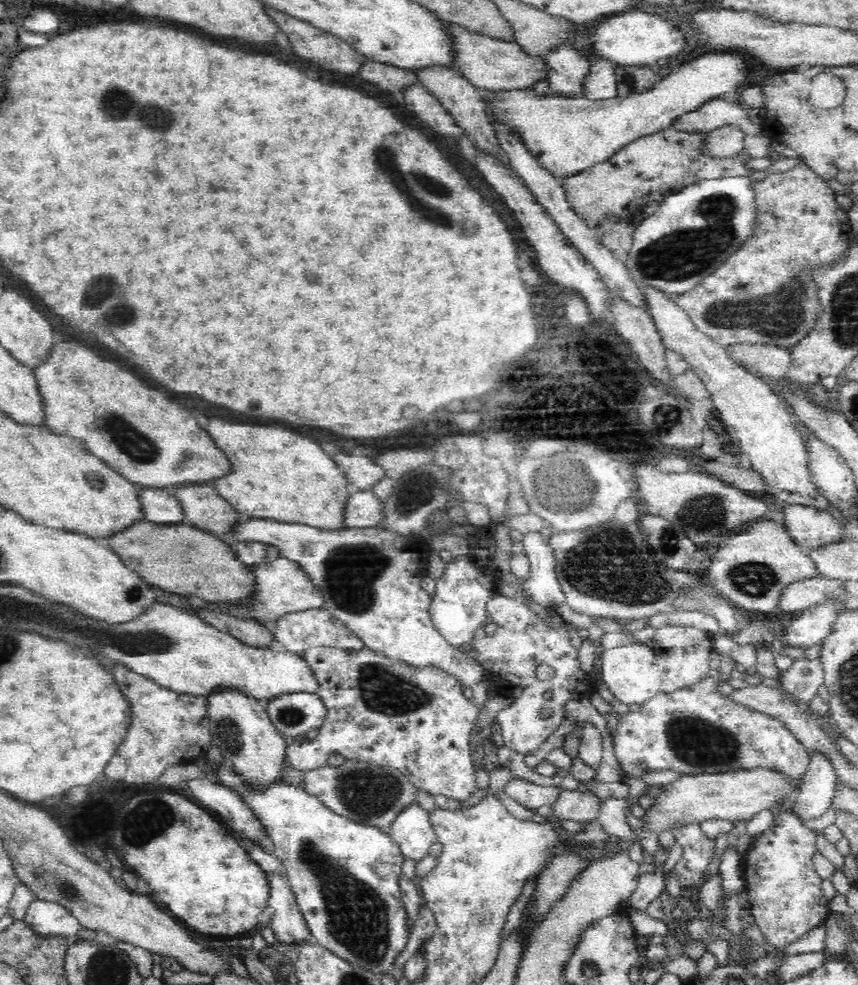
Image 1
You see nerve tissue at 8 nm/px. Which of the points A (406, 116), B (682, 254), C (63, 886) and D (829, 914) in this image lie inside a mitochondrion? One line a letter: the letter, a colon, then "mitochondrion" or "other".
A: other
B: mitochondrion
C: mitochondrion
D: other

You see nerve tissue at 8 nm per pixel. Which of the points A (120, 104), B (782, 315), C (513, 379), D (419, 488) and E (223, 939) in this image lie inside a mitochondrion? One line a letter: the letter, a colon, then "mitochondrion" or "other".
A: mitochondrion
B: mitochondrion
C: other
D: mitochondrion
E: other

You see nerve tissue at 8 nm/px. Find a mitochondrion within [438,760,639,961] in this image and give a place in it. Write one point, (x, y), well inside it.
(483, 917)

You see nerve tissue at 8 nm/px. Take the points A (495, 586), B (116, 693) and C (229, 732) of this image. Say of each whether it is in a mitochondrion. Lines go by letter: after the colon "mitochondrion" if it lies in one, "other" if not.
A: other
B: other
C: mitochondrion

